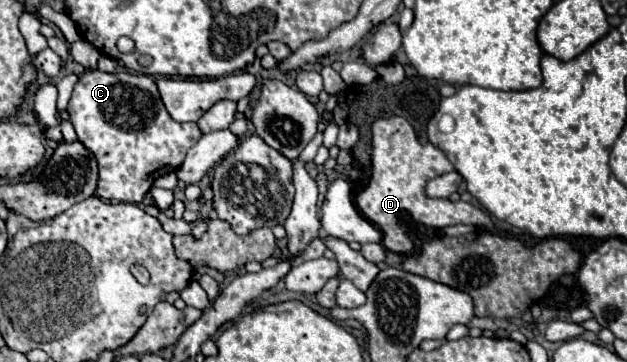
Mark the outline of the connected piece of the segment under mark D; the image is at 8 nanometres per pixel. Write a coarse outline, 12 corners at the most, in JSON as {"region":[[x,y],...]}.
{"region":[[405,117],[371,131],[371,177],[359,211],[385,249],[415,248],[409,230],[493,227],[471,203],[429,199],[425,183],[453,171]]}

